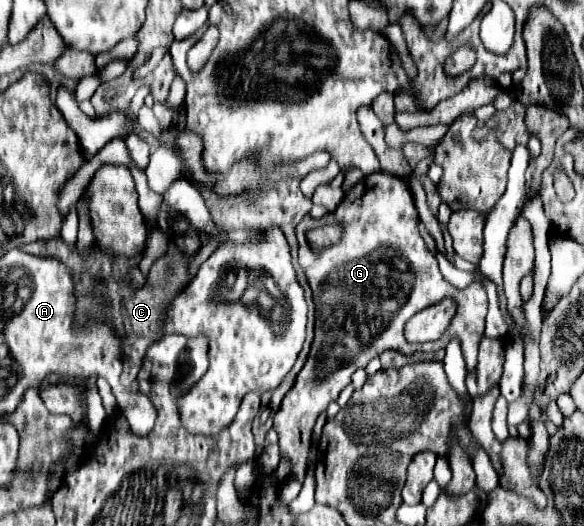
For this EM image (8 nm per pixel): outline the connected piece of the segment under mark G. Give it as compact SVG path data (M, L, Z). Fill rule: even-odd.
M379 171L349 189L335 213L323 215L321 219L311 219L307 215L297 225L299 265L305 269L307 281L313 289L317 321L325 321L325 335L335 335L335 343L317 341L313 345L295 385L285 395L281 409L275 413L273 427L279 433L281 453L293 463L293 477L301 483L305 479L311 433L317 415L339 397L339 393L351 383L351 375L357 369L365 369L367 363L383 351L395 349L403 355L435 353L437 349L445 349L447 343L457 337L461 341L467 369L475 369L487 315L487 295L477 283L461 291L461 303L453 319L453 325L459 323L459 335L443 335L435 345L405 345L403 327L407 319L421 309L439 303L443 297L457 293L457 289L443 279L437 257L425 247L417 223L419 217L409 185L403 179ZM327 223L343 227L339 243L319 251L311 249L307 243L307 231ZM399 269L409 271L401 273Z

